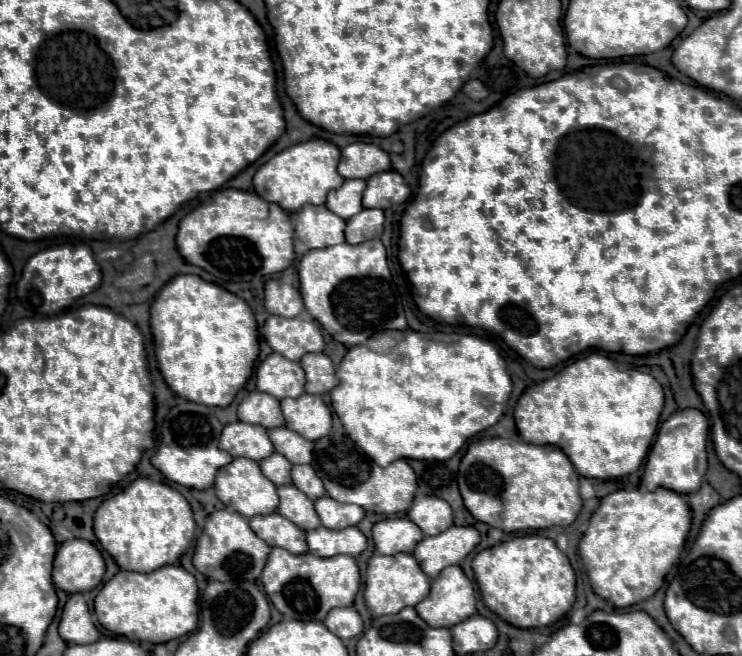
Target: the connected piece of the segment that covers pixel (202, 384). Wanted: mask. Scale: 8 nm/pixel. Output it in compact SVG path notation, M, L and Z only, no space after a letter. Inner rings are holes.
M178 275L160 289L150 307L150 327L154 335L158 367L168 387L176 395L200 405L228 407L252 375L254 361L260 353L258 325L246 301L214 283L204 281L198 275Z

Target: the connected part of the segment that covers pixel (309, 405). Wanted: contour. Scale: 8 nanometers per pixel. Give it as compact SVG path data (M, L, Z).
M304 393L298 399L282 399L286 427L308 441L318 441L332 431L332 413L320 395Z

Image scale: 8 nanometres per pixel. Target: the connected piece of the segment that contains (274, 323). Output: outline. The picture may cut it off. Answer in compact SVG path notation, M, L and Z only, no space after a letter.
M270 315L264 323L262 335L276 353L292 361L300 361L306 353L318 353L324 349L320 325L310 317L286 319Z

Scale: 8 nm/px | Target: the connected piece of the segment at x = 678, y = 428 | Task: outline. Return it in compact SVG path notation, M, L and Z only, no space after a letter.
M698 409L676 411L658 429L656 443L652 445L648 459L646 459L642 485L648 491L654 491L656 487L666 487L666 489L672 489L680 495L688 495L692 491L698 491L700 483L704 479L704 473L708 469L706 439L708 439L708 421Z

